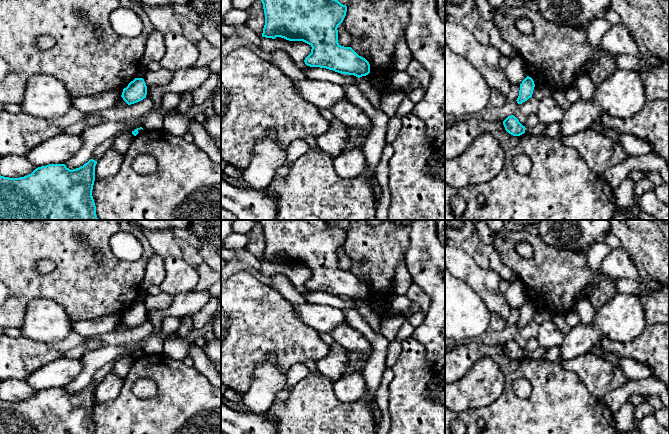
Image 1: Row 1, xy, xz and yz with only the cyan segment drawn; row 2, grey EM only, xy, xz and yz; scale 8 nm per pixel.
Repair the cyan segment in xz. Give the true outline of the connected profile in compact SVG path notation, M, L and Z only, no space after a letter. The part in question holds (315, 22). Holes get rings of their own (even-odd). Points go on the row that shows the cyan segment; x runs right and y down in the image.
M261 0L265 14L262 37L281 37L289 41L303 41L309 44L311 53L304 62L310 67L320 67L358 78L370 73L369 62L359 56L351 47L338 43L338 26L343 22L347 6L338 0Z

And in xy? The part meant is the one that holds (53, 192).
M90 159L73 170L65 164L49 164L24 177L0 175L0 220L98 220L92 196L96 164Z

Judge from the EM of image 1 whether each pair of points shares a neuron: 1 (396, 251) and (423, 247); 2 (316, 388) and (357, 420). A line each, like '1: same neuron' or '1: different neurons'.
1: different neurons
2: same neuron

